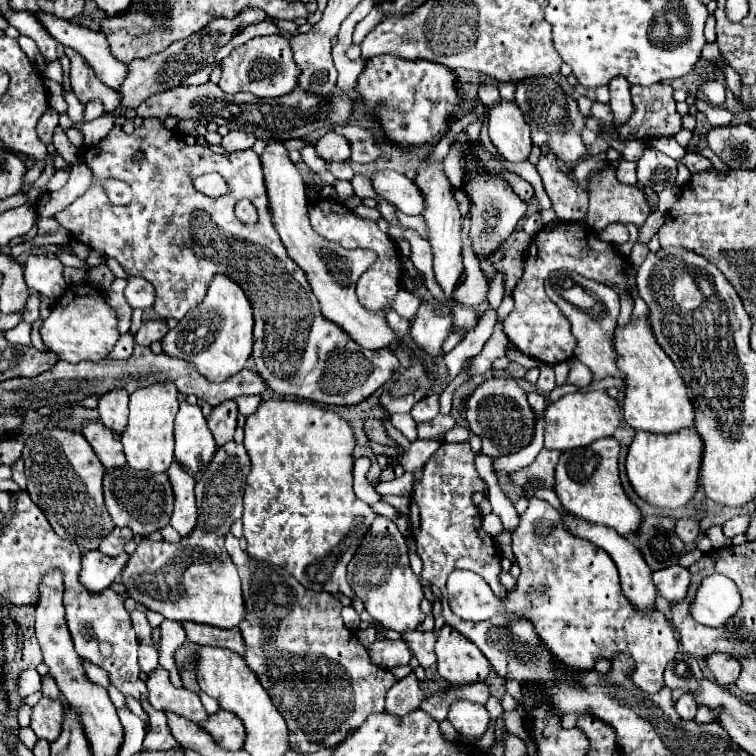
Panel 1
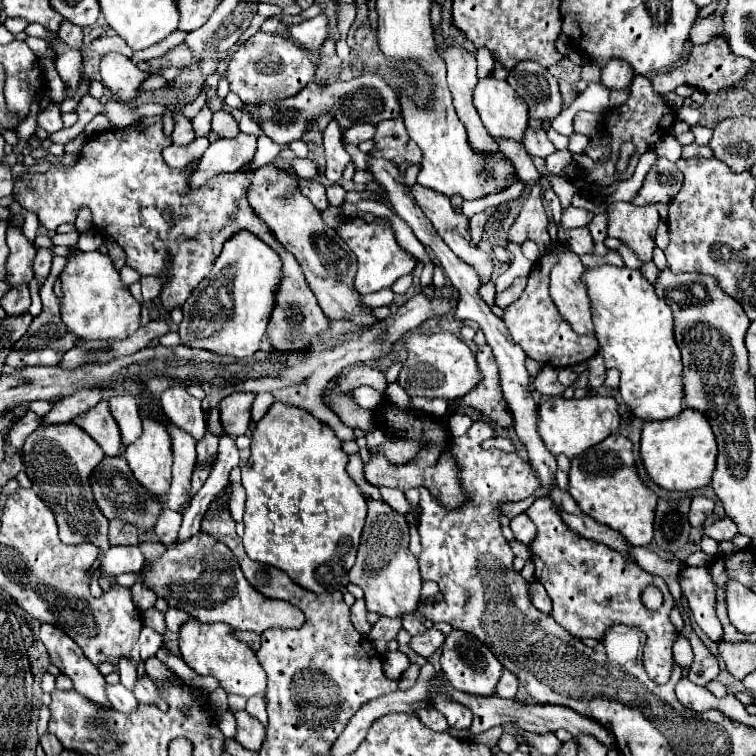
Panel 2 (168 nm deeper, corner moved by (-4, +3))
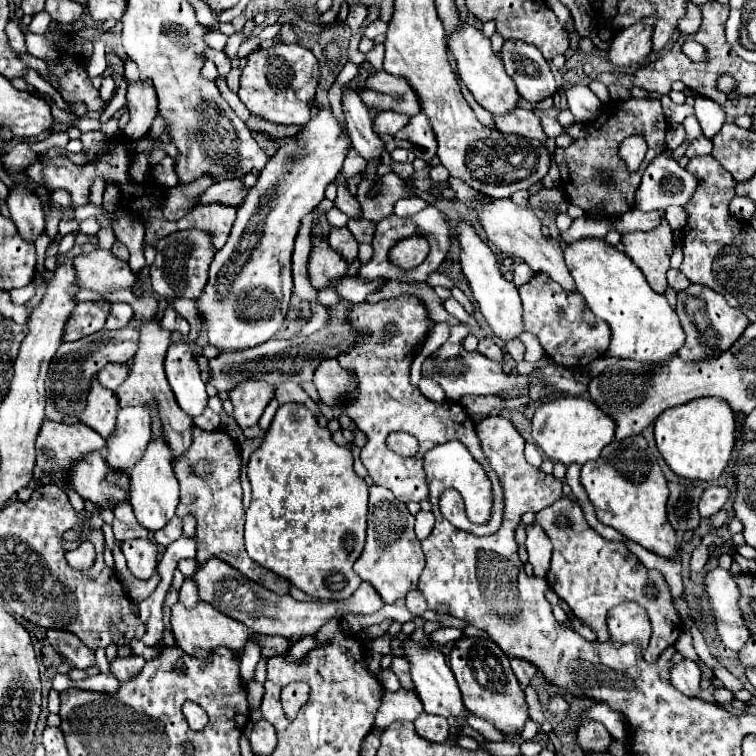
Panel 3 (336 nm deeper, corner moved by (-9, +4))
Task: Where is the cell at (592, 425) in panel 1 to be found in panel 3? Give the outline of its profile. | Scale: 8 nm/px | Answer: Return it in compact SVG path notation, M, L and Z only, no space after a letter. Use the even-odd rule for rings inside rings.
M559 395L547 399L533 415L533 439L547 459L563 465L583 465L599 457L601 449L613 441L615 423L593 401L583 397Z

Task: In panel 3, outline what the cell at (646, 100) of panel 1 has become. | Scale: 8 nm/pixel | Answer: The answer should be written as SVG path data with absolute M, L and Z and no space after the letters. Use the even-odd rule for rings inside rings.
M629 99L629 101L609 101L599 109L599 115L587 123L587 135L583 139L573 139L569 147L555 147L553 155L561 173L561 189L567 195L567 201L581 207L589 215L623 215L631 207L635 207L635 191L641 183L641 175L649 161L665 151L665 131L667 131L667 117L663 113L659 99ZM641 135L649 151L641 163L641 167L633 173L625 171L621 157L619 157L619 145L625 137ZM597 169L605 169L611 173L613 183L603 185L597 179Z

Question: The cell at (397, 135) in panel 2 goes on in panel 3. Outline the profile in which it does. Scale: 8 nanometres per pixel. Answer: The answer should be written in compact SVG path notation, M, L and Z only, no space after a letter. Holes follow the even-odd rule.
M425 113L411 117L409 127L403 127L395 135L395 145L413 151L417 157L431 161L437 153L437 137Z

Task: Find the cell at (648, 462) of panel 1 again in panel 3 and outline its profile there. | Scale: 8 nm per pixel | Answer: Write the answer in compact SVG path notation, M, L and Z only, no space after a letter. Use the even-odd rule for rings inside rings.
M697 397L681 407L671 407L657 417L655 439L669 467L687 479L715 481L729 465L737 437L737 417L719 397Z

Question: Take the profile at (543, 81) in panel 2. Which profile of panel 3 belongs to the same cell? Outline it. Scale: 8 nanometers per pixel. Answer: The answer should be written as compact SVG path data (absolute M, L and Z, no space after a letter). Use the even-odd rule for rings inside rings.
M509 39L501 49L501 59L519 95L529 103L539 103L557 91L549 63L535 45Z

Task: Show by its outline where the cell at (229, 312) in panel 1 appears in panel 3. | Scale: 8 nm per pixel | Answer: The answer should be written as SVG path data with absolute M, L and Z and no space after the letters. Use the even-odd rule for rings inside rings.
M321 107L311 121L297 131L291 143L281 145L261 169L257 183L237 207L237 219L229 241L217 251L209 283L197 301L205 317L207 337L219 351L251 349L269 341L285 321L291 293L291 253L303 215L311 213L323 199L329 183L337 179L351 145L331 109Z

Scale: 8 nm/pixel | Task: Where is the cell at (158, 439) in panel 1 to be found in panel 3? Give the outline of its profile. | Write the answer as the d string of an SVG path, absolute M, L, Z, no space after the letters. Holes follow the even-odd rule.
M153 439L147 447L145 459L141 459L141 463L137 463L137 467L133 467L133 471L129 471L129 503L133 507L133 513L137 517L137 521L141 523L141 527L145 527L149 533L155 533L157 529L163 529L167 525L167 521L175 515L175 509L179 505L179 483L177 477L173 475L173 467L171 467L171 449L169 445L161 443L159 439Z

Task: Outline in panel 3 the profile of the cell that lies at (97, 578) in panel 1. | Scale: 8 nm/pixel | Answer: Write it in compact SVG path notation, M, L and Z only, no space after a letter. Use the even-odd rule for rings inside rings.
M151 539L125 541L125 543L121 543L121 551L123 551L125 559L127 559L127 565L129 565L131 573L137 579L147 581L155 573L159 549Z

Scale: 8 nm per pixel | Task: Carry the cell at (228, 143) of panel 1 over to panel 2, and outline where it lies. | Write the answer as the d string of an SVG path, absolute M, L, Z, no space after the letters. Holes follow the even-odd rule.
M240 132L236 138L218 138L208 146L200 160L196 176L192 176L192 186L204 184L210 176L218 172L234 172L244 162L254 158L256 136Z

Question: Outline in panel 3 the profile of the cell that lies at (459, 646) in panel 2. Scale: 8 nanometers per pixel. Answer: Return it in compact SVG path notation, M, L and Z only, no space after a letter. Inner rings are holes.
M461 637L455 641L451 649L451 671L459 683L465 707L489 721L497 731L503 733L505 739L519 737L523 725L529 721L529 707L525 701L525 693L511 671L509 657L497 647L497 643L481 639L481 637Z

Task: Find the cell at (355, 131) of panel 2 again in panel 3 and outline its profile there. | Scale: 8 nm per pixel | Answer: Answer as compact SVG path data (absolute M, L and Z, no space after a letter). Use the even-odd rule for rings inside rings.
M383 111L383 113L379 113L377 115L377 119L375 119L375 123L373 123L373 127L375 127L375 131L379 133L379 135L385 135L385 133L389 133L389 135L395 135L399 129L403 129L407 123L409 123L409 115L405 115L405 113L395 113L395 111Z

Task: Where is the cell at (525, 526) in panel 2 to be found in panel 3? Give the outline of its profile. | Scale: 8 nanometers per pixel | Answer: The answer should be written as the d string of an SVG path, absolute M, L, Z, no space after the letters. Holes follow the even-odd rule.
M531 523L527 527L525 547L527 547L527 553L529 553L529 563L533 567L533 573L537 577L545 579L545 575L549 571L549 565L551 565L553 547L551 547L549 537L545 535L545 531L537 523Z

